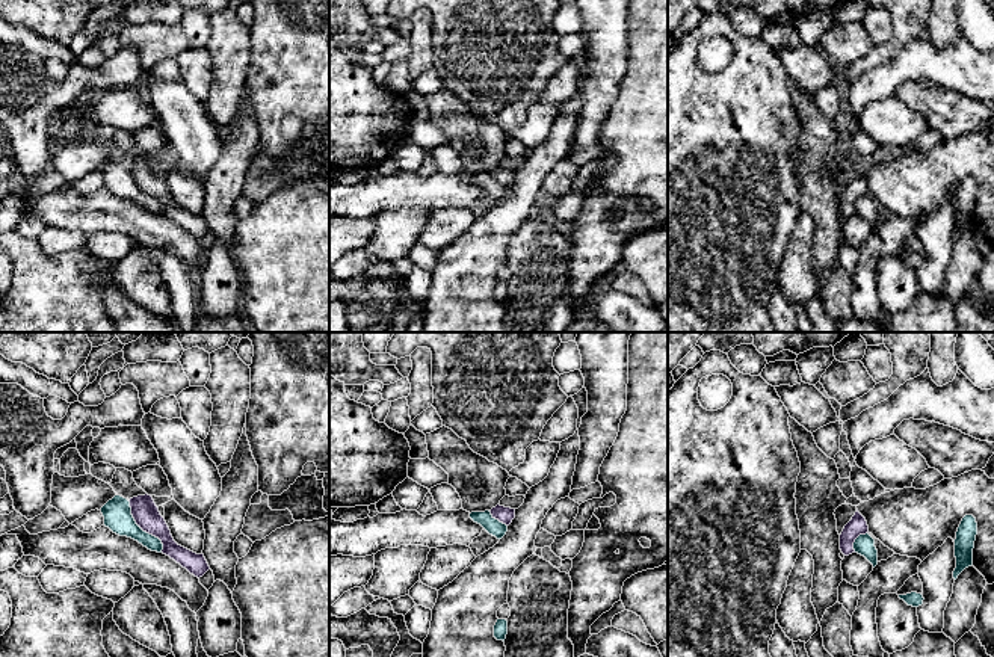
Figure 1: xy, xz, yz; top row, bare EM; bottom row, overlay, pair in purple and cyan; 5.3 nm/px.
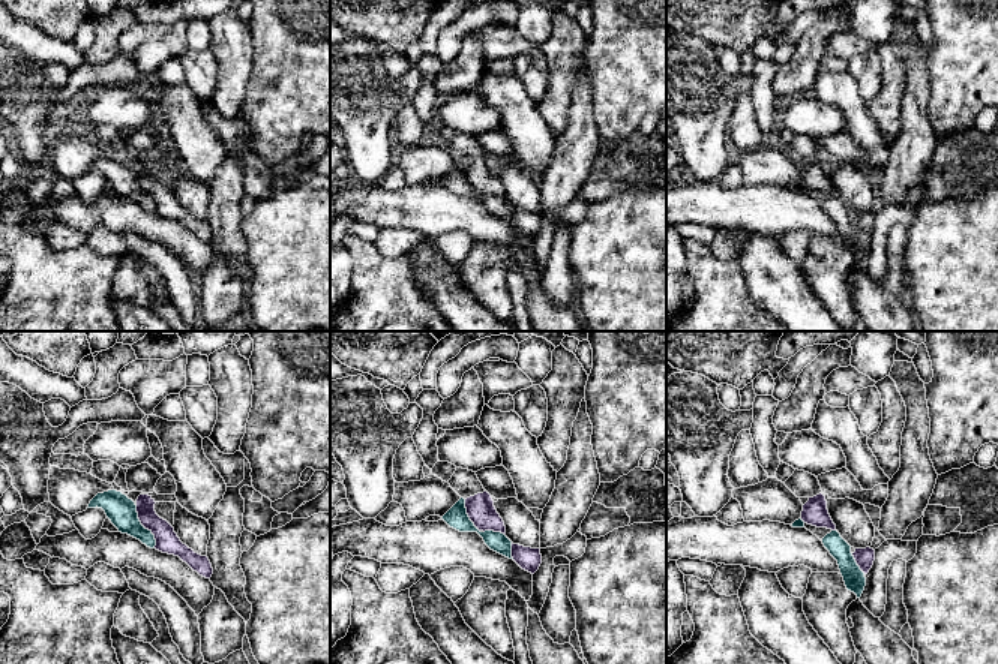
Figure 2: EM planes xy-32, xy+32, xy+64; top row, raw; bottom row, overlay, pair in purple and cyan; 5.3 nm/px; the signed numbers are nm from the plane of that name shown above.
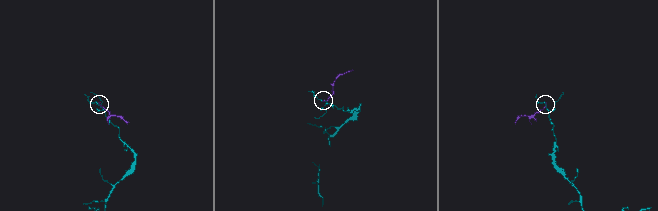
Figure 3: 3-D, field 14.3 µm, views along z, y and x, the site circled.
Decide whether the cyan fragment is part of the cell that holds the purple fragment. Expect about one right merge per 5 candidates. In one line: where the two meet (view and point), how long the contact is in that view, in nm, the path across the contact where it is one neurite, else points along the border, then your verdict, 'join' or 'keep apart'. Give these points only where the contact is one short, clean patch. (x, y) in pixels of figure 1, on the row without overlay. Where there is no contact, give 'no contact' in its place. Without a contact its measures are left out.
contact xy (142, 191); length 340 nm; border xy (127, 162), (133, 181), (160, 203), (162, 213); keep apart

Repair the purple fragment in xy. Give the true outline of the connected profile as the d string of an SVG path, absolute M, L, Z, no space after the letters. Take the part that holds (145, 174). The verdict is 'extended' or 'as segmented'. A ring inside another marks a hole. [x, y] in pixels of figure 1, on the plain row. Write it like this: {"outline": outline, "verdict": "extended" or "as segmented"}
{"outline": "M137 157L128 162L131 169L131 177L136 186L147 195L159 199L163 205L162 214L174 221L183 230L186 230L195 239L202 239L208 231L208 225L204 216L196 216L181 207L178 207L171 192L160 177L151 157Z", "verdict": "as segmented"}

